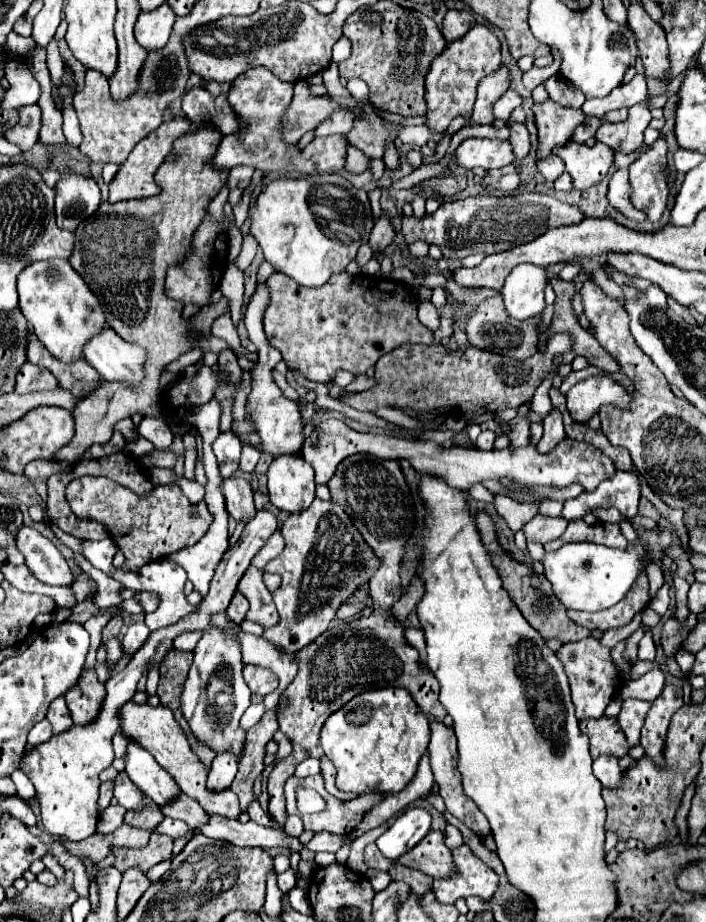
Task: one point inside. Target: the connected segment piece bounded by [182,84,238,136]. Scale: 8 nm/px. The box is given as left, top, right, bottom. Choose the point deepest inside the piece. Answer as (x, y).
(198, 106)

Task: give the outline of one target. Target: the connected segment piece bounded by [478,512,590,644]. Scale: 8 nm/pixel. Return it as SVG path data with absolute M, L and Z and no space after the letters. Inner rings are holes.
M480 512L480 514L478 514L478 530L480 530L480 534L482 534L482 540L484 540L486 550L490 552L492 564L496 564L496 568L498 568L498 572L500 572L504 590L508 592L508 596L512 598L512 602L518 606L518 610L522 612L522 616L528 620L528 624L530 624L534 630L538 630L544 640L558 638L558 640L564 644L564 642L576 642L576 640L582 640L582 638L590 636L588 630L584 630L582 626L576 626L576 624L570 622L570 618L566 616L566 608L560 606L556 594L554 594L552 588L550 588L550 582L548 582L544 576L536 576L528 566L514 562L514 560L510 558L510 554L502 550L502 546L500 546L498 540L496 540L494 524L492 524L492 520L490 520L490 516L488 516L486 512Z

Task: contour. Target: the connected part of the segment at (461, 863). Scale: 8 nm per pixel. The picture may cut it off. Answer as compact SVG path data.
M466 844L456 848L452 854L456 864L456 878L434 880L432 892L436 894L436 898L444 904L454 904L458 898L468 896L480 896L488 902L498 886L496 872L484 866Z

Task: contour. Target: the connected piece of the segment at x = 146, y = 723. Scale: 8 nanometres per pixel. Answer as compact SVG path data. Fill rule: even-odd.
M128 700L120 710L118 710L118 718L120 718L120 730L126 738L130 738L132 742L136 742L138 746L142 746L144 750L148 750L154 760L168 770L168 774L172 774L172 778L178 782L180 790L198 800L198 804L208 812L208 814L218 814L224 818L232 818L238 820L238 816L242 814L240 806L238 806L238 798L236 794L232 794L232 790L224 790L224 792L216 792L212 794L206 788L206 776L208 776L208 768L202 766L202 762L198 760L198 756L192 752L192 748L188 746L188 740L182 732L182 728L178 726L172 710L168 710L166 706L150 706L150 704L136 704L134 700Z

